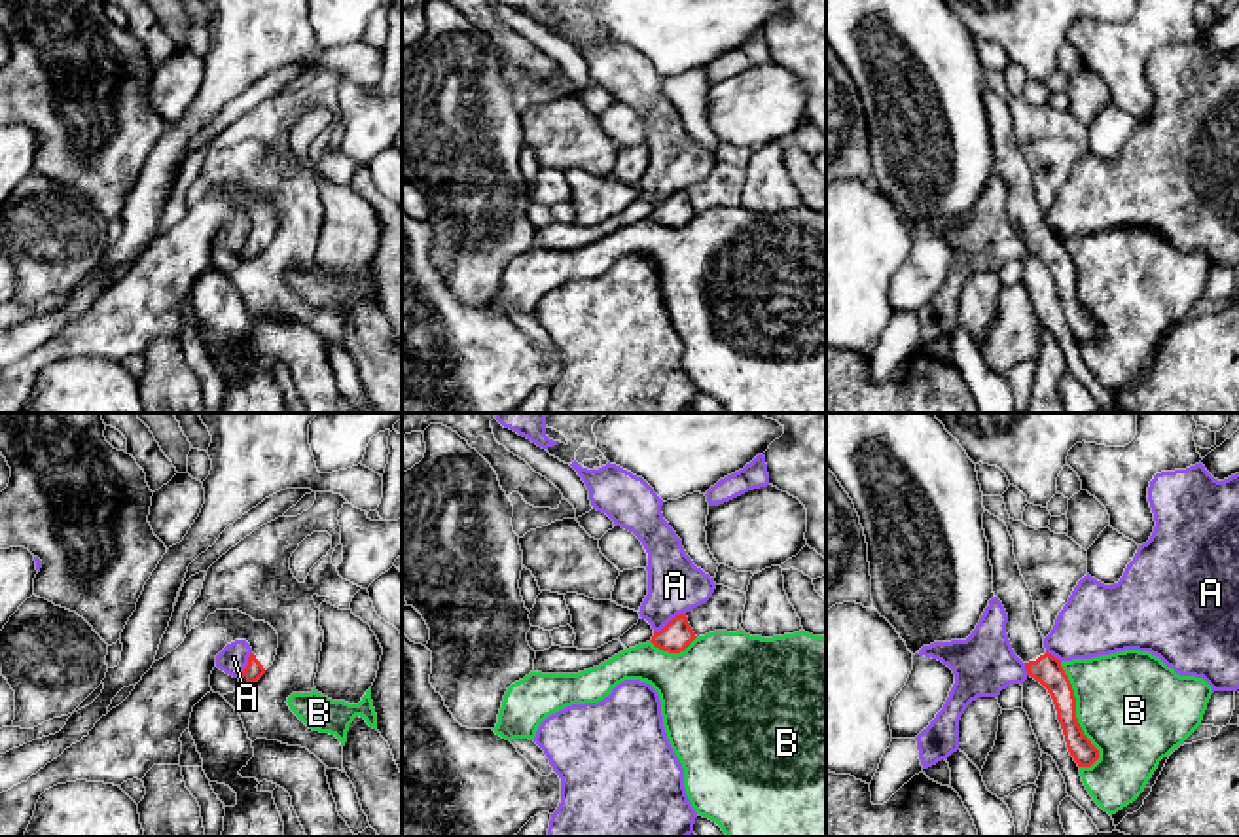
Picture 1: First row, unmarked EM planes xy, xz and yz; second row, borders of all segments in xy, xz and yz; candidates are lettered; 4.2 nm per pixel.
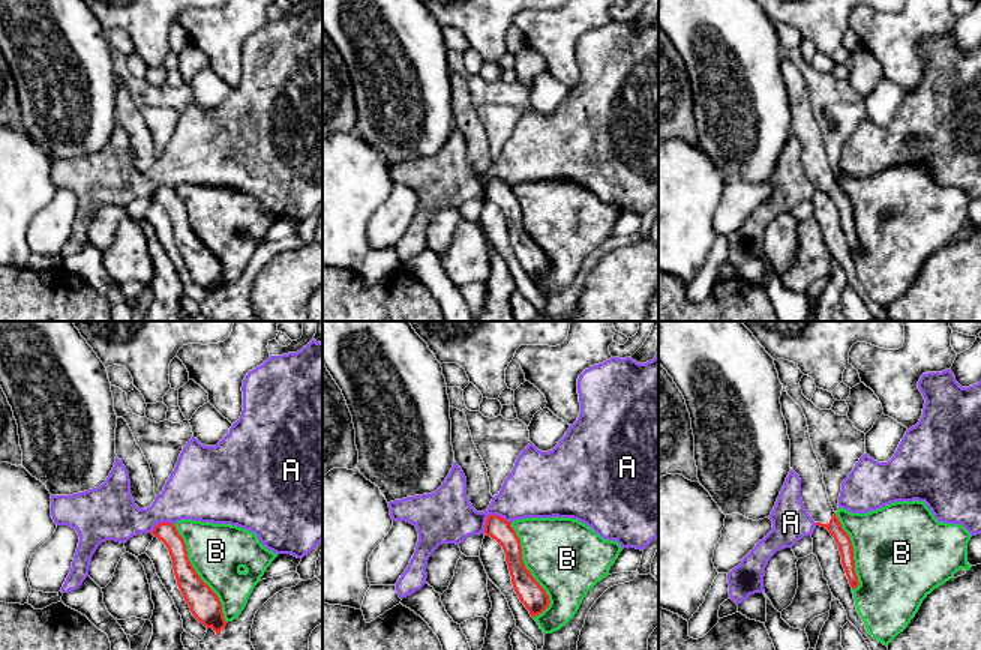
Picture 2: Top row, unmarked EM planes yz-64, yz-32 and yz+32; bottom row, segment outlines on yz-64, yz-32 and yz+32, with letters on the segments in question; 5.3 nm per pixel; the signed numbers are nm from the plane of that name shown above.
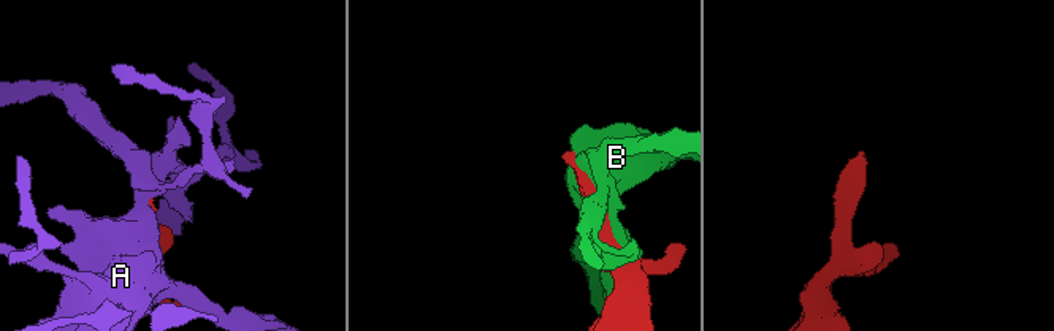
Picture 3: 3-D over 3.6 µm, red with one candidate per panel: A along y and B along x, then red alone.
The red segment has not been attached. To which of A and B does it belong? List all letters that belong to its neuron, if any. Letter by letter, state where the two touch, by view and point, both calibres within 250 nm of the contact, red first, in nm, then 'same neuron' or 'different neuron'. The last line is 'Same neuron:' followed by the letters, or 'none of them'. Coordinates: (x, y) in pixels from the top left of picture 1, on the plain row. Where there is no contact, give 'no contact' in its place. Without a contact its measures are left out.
A: meets red in xz at (671, 195); 140 nm thick on the red side, 240 nm on the other; different neuron
B: meets red in yz at (1075, 290); 120 nm thick on the red side, 460 nm on the other; different neuron
Same neuron: none of them

